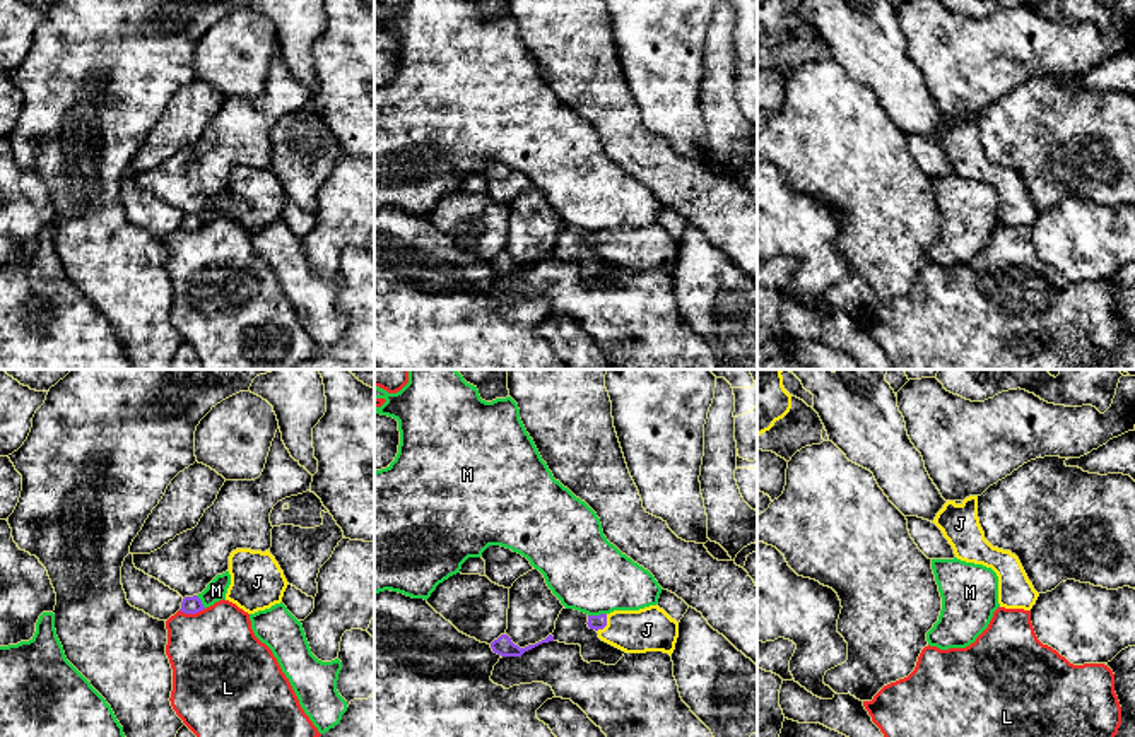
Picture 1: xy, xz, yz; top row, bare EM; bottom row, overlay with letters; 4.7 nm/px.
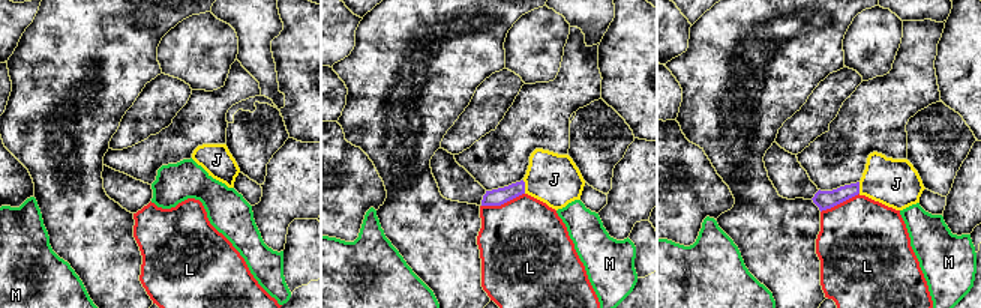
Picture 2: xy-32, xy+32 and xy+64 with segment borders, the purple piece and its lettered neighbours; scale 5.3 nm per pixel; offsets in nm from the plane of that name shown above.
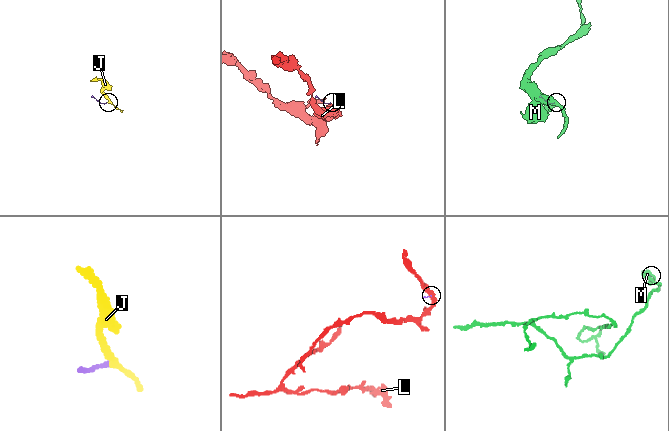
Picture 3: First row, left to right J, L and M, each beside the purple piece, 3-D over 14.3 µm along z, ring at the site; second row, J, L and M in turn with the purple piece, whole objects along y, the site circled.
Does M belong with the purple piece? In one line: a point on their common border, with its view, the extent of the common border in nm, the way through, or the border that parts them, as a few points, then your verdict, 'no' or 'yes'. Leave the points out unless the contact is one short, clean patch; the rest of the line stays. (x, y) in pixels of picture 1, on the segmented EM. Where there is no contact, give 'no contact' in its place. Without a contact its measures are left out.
contact xz (597, 616); length 90 nm; border xz (605, 613), (588, 616); no

